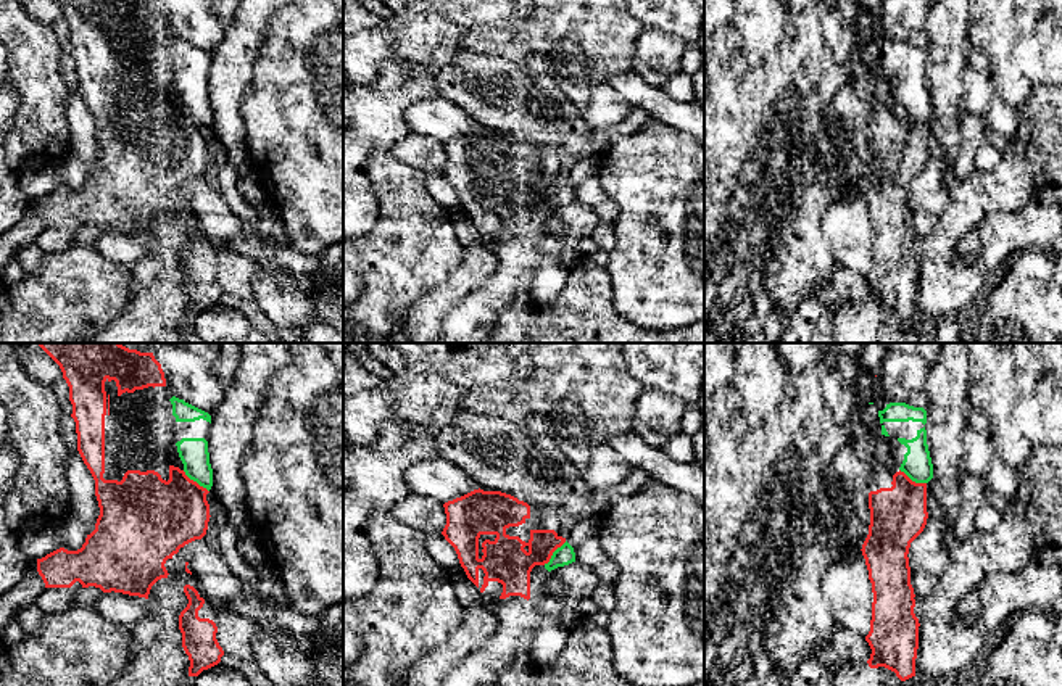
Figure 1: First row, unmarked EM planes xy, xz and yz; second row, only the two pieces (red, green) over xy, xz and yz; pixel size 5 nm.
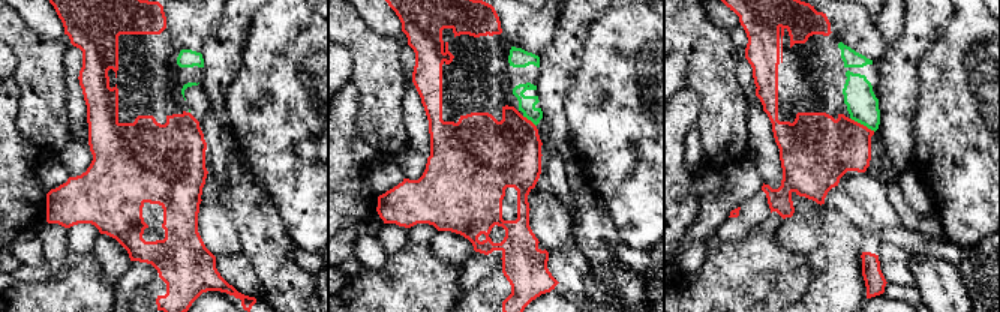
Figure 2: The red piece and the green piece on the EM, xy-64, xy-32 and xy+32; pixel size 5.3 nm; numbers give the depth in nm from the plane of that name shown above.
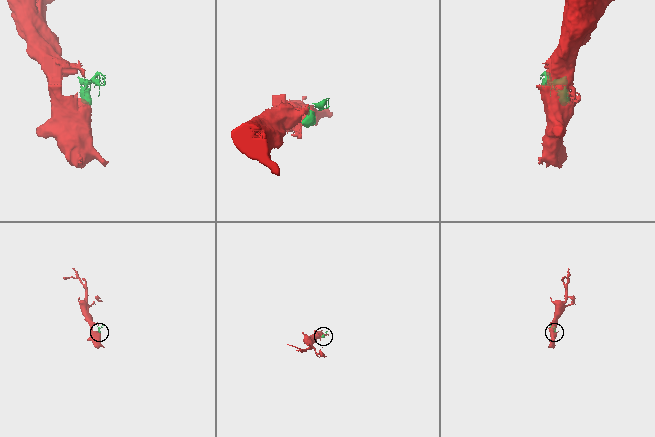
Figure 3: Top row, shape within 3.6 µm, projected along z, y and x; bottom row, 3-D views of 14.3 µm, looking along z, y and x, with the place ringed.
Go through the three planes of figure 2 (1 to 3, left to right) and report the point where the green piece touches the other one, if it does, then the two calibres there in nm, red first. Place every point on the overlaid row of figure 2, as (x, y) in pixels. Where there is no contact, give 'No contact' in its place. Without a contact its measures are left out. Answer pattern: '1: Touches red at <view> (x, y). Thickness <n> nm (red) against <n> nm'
1: No contact
2: Touches red at xy-32 (529, 120). Thickness 360 nm (red) against 100 nm
3: Touches red at xy+32 (862, 125). Thickness 340 nm (red) against 170 nm

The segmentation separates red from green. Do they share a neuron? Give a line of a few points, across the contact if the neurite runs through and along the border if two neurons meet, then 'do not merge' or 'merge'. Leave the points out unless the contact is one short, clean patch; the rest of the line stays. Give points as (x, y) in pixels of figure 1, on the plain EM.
do not merge

